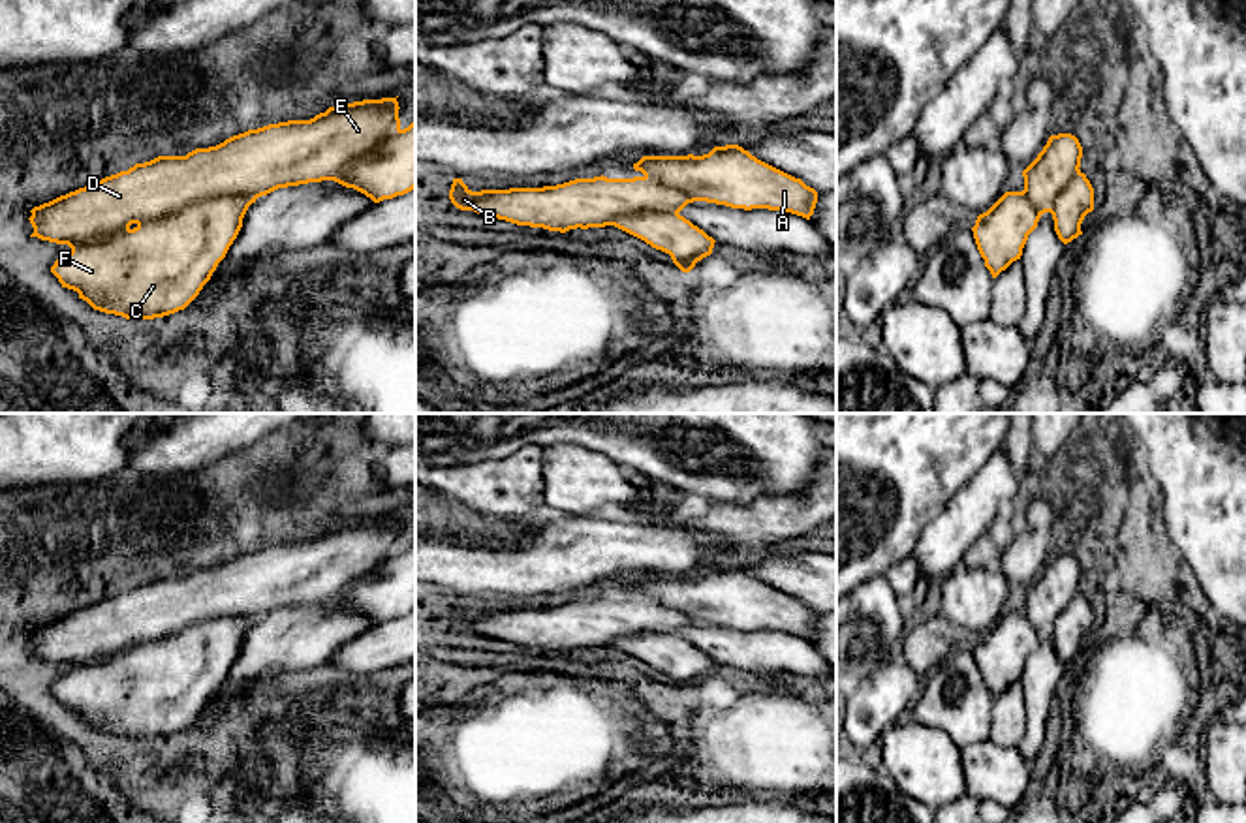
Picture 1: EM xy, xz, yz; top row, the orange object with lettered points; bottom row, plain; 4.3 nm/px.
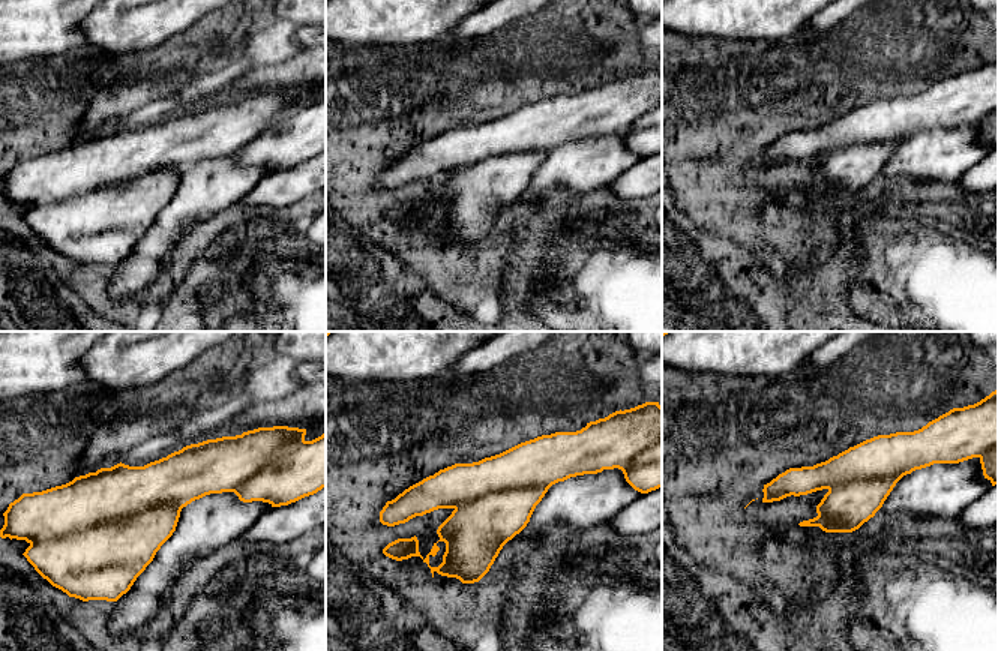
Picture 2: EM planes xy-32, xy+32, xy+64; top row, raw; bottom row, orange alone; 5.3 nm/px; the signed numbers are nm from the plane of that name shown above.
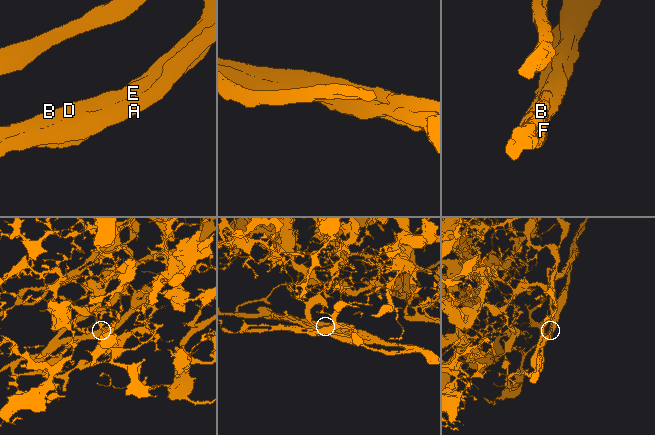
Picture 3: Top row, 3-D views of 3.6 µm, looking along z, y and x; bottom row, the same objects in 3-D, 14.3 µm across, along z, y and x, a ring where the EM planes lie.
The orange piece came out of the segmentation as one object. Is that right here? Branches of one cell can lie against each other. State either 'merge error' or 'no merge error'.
no merge error

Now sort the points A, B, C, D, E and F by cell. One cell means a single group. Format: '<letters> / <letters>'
A B C D E F

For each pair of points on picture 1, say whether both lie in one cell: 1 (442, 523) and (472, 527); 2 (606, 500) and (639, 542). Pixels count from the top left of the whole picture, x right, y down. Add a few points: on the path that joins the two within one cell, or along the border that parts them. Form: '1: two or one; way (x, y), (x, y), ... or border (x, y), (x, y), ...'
1: one; way (450, 523), (465, 525)
2: two; border (613, 512), (570, 517)

